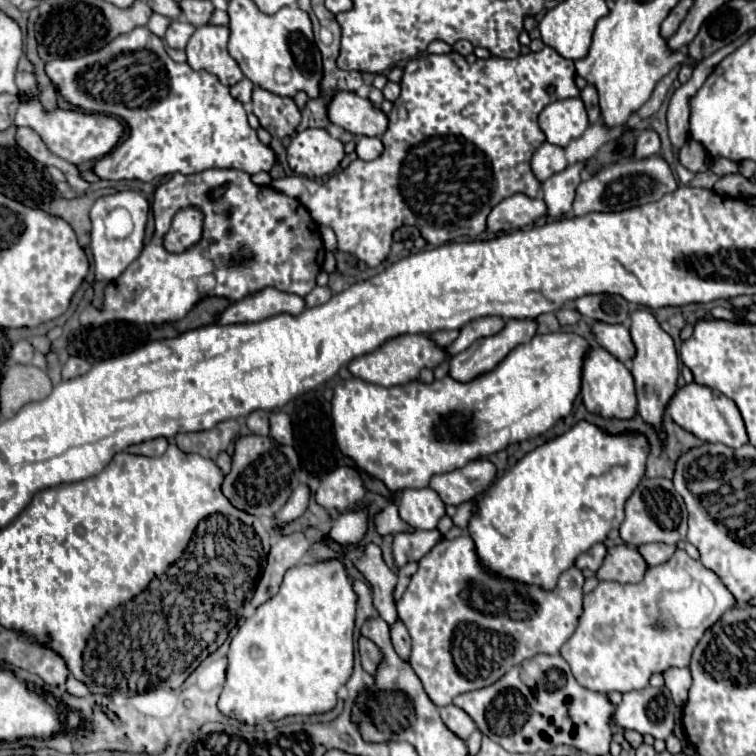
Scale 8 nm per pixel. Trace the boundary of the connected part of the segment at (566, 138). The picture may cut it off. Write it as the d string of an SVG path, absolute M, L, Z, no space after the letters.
M580 97L550 103L540 113L538 121L546 135L546 141L558 147L566 147L572 139L580 137L590 125L586 107L582 107Z

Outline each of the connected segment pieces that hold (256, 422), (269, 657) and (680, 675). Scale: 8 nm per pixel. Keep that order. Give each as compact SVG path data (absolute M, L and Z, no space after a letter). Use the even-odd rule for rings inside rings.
M254 411L246 417L246 425L256 435L268 435L268 413L266 411Z
M324 559L324 561L316 561L310 565L298 565L286 571L282 587L278 591L278 595L274 595L274 599L268 599L266 603L262 603L262 607L258 607L252 617L248 617L238 633L234 635L232 643L230 643L230 651L228 651L228 671L226 671L226 683L224 683L224 691L218 699L218 709L228 715L234 717L242 723L248 725L258 725L258 723L268 723L268 721L278 721L282 717L288 715L312 715L312 713L324 713L330 711L336 705L336 691L348 681L348 677L352 675L352 633L354 633L354 615L356 615L356 599L358 595L352 589L352 581L348 577L348 571L344 567L344 563L340 559Z
M670 667L666 673L664 673L664 679L666 679L666 687L672 691L672 699L678 707L682 707L688 699L688 689L692 685L692 675L690 675L690 669L688 667Z

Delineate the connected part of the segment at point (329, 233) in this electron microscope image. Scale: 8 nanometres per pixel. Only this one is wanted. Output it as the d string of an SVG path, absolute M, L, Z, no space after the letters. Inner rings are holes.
M320 227L320 235L322 235L322 241L324 241L324 247L328 251L336 251L338 249L338 243L336 243L336 235L330 227Z

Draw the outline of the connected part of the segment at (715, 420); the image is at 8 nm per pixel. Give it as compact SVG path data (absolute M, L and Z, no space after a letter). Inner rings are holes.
M688 383L684 387L678 387L678 391L670 397L670 403L666 403L666 415L674 419L682 429L694 433L698 439L708 443L724 443L728 447L742 447L748 443L748 435L742 423L742 415L732 399L726 399L720 391L714 391L706 385Z

